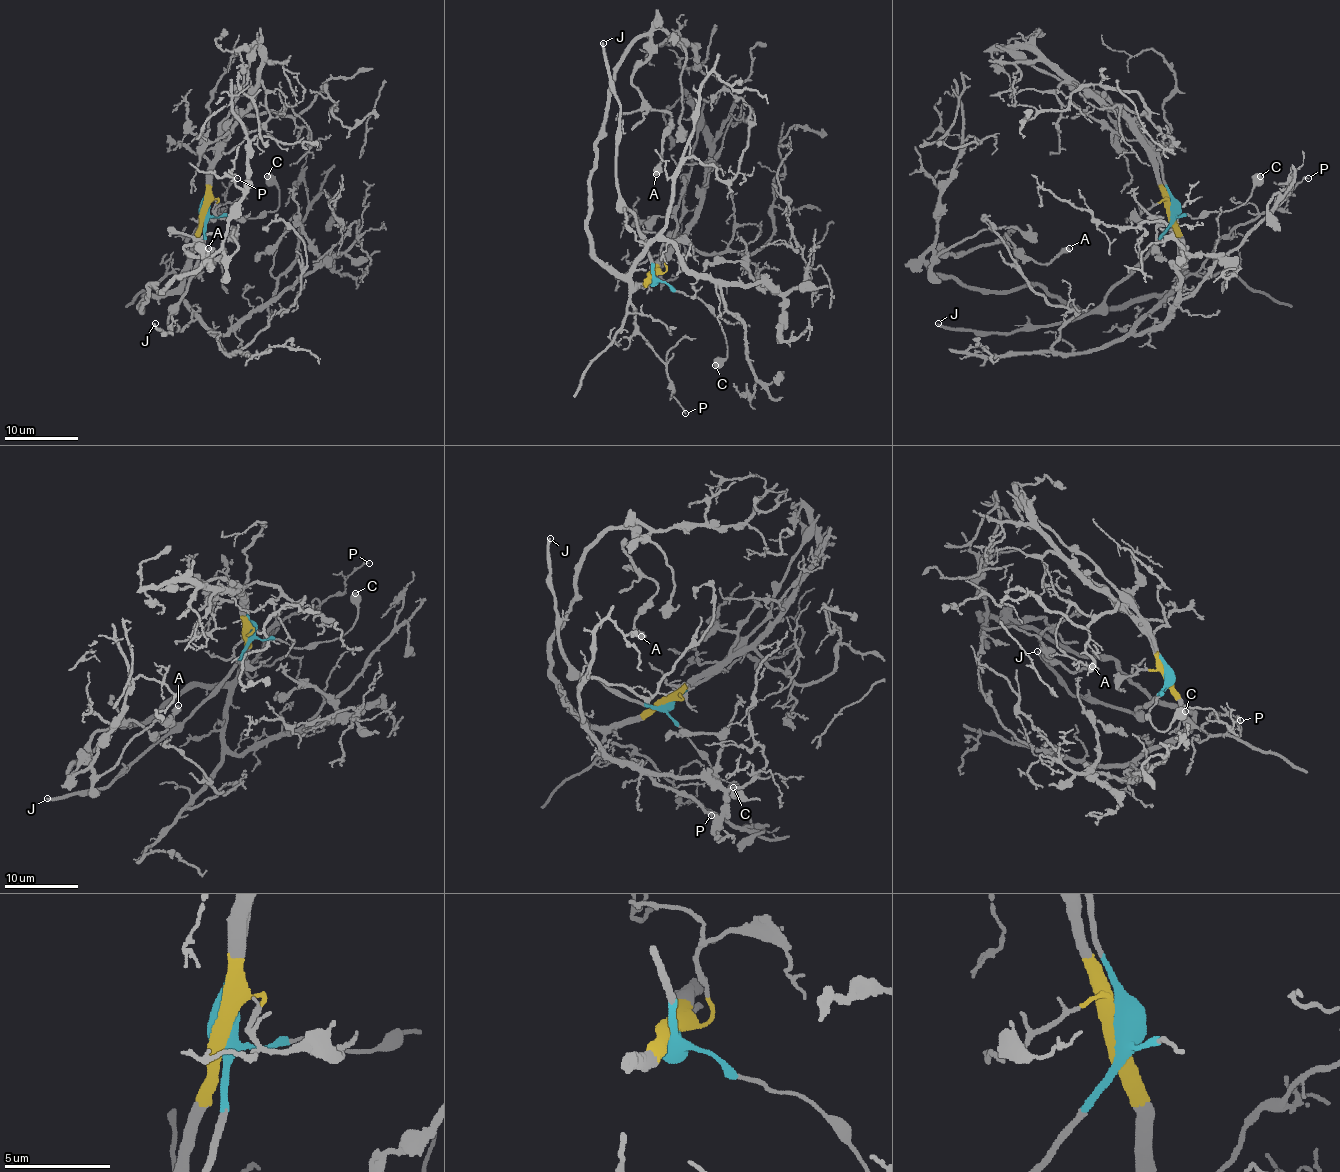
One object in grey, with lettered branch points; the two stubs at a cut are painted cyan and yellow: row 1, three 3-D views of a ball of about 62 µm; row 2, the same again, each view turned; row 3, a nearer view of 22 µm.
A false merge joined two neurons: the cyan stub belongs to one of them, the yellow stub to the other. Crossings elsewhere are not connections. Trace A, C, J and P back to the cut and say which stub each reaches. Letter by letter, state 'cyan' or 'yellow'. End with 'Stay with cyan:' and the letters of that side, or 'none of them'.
A: yellow
C: cyan
J: cyan
P: yellow
Stay with cyan: C, J

